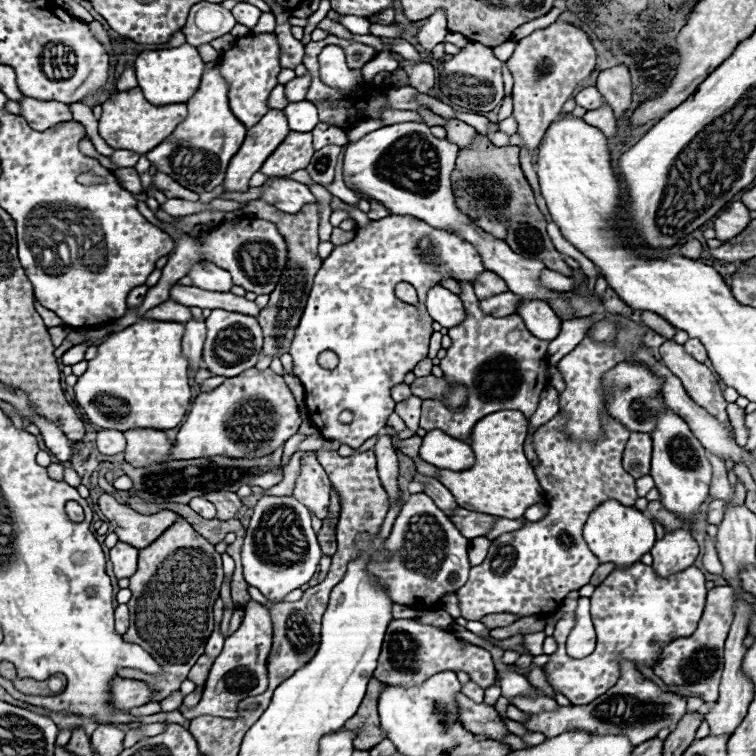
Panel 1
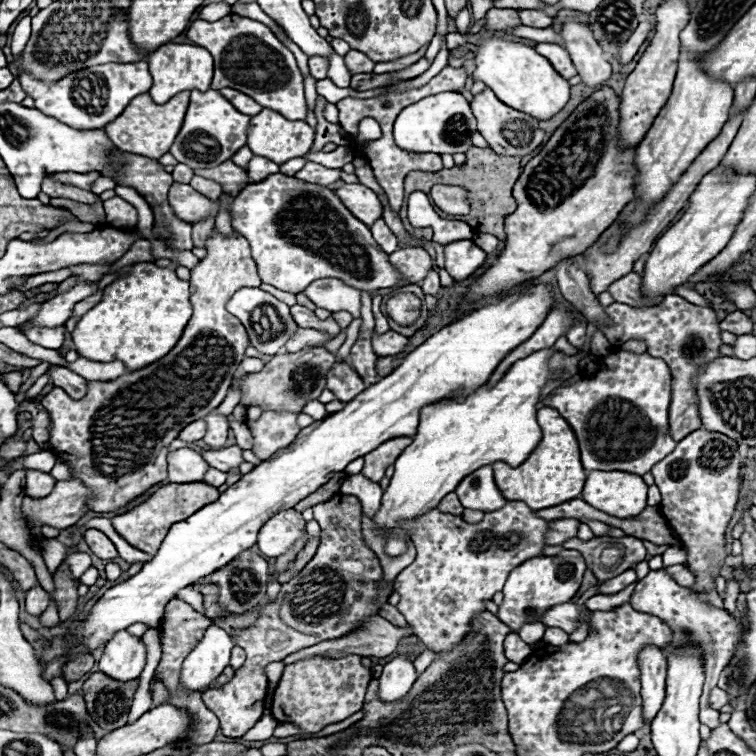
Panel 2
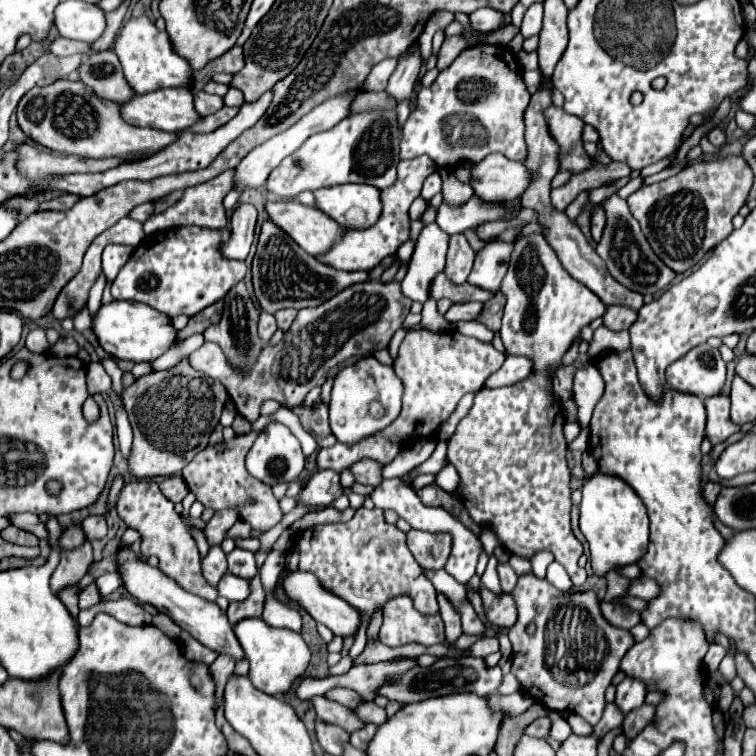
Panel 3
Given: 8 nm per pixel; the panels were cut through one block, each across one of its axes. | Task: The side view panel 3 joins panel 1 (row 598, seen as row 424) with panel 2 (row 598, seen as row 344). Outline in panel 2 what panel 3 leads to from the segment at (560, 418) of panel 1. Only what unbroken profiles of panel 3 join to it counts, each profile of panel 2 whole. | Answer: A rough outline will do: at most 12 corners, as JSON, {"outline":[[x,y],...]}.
{"outline":[[576,550],[512,570],[498,618],[512,630],[536,622],[580,588]]}

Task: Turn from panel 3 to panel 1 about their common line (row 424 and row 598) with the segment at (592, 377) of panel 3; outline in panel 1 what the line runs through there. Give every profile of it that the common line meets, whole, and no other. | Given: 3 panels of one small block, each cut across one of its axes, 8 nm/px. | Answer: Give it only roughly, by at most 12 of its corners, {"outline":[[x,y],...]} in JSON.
{"outline":[[580,598],[566,648],[572,658],[594,652],[590,600]]}

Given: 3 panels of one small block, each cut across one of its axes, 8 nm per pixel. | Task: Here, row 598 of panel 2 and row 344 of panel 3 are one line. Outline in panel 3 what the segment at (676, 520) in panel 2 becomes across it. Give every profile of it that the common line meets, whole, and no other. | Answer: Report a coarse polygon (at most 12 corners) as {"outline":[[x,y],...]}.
{"outline":[[700,344],[666,368],[678,392],[716,396],[726,364]]}

